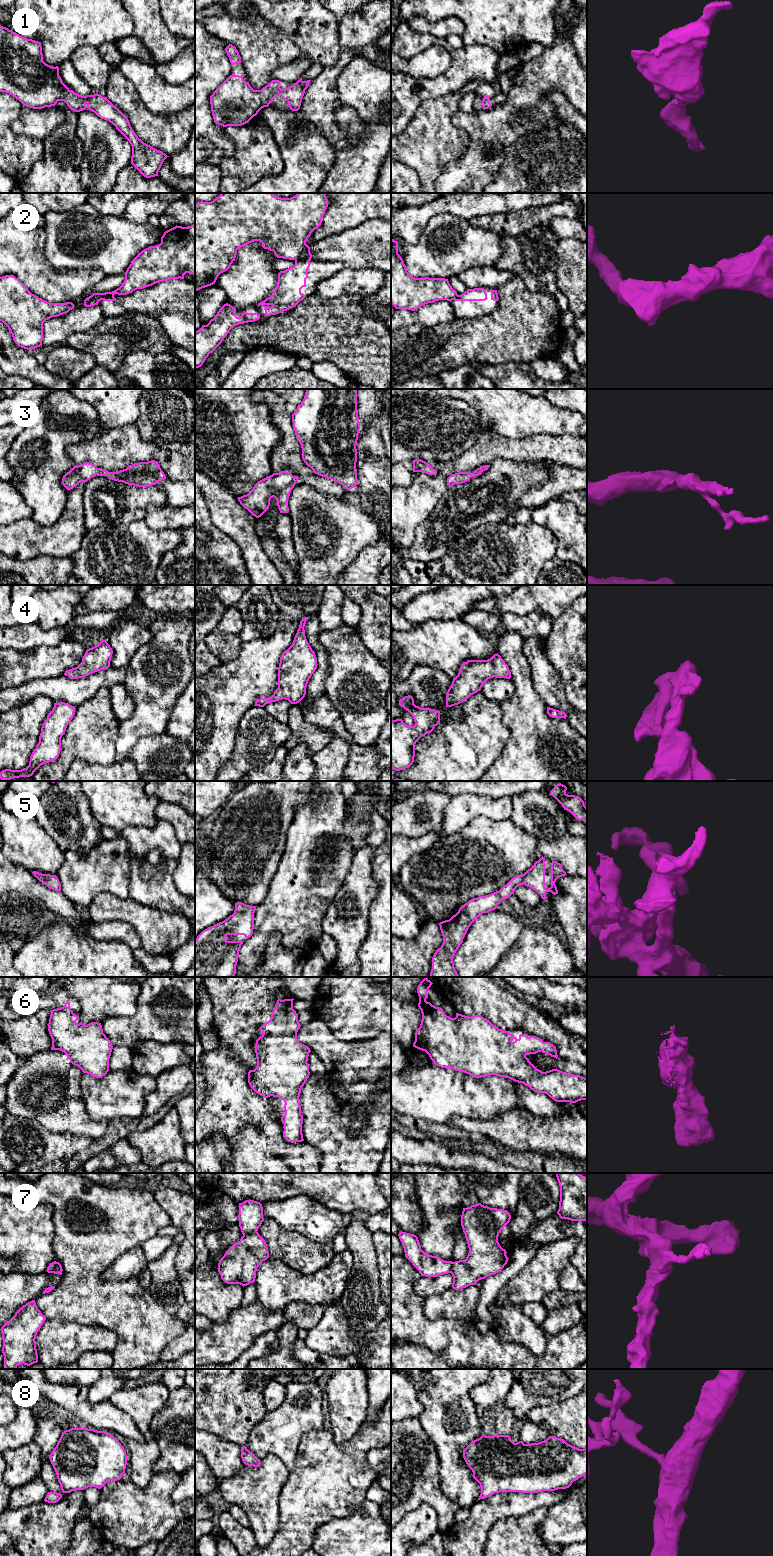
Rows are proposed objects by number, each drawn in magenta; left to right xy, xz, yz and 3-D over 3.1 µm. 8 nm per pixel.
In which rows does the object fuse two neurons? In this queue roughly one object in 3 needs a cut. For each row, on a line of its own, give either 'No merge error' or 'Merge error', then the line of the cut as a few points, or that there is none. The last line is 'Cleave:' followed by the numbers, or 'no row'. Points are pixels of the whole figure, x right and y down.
1: No merge error. No split
2: Merge error. Split along xz (311, 256), (302, 256), (295, 260)
3: No merge error. No split
4: No merge error. No split
5: No merge error. No split
6: No merge error. No split
7: Merge error. Split along xz (256, 1231), (243, 1235)
8: No merge error. No split
Cleave: 2, 7

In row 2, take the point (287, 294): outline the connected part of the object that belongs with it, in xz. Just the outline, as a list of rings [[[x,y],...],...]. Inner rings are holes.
[[[299,258],[295,260],[294,266],[278,273],[278,283],[272,295],[258,303],[258,306],[266,306],[264,315],[271,316],[287,311],[306,297],[301,289],[307,286],[311,258]]]

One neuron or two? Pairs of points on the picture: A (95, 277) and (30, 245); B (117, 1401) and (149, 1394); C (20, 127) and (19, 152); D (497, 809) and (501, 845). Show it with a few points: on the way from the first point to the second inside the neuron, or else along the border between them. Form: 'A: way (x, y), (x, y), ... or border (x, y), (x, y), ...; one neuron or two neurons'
A: way (77, 277), (53, 277), (39, 263); one neuron
B: way (125, 1401), (141, 1401); one neuron
C: border (20, 112), (12, 130), (42, 140); two neurons
D: border (475, 816), (486, 816), (493, 820), (509, 818); two neurons

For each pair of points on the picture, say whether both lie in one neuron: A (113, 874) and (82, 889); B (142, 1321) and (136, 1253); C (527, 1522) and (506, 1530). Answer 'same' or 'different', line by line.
A: same
B: different
C: same

